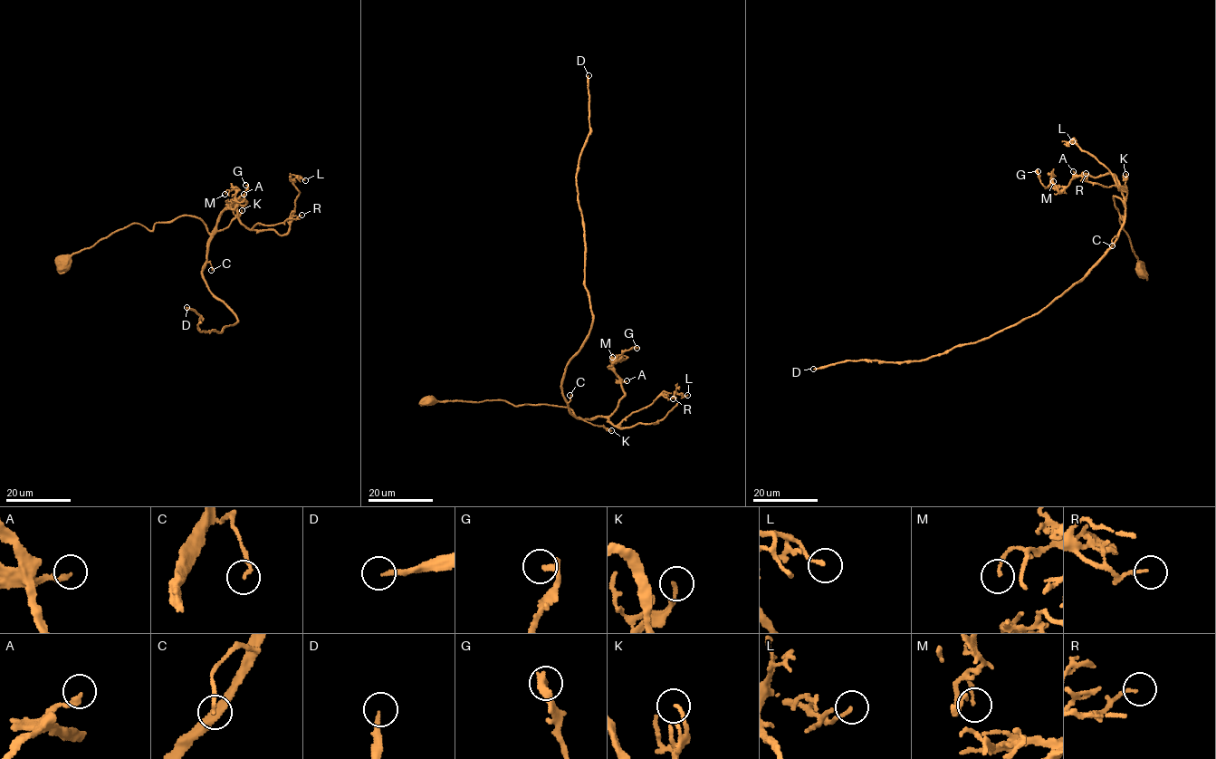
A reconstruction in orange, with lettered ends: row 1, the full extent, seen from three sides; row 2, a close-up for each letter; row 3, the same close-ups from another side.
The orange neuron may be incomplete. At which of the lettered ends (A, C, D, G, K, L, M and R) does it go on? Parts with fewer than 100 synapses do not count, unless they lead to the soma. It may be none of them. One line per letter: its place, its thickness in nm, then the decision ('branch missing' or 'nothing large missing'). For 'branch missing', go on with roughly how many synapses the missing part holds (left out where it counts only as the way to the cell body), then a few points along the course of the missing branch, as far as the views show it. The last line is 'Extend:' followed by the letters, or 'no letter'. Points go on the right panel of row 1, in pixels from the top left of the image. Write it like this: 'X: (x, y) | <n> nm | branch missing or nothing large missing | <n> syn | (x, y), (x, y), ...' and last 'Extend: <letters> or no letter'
A: (1073, 171) | 180 nm | nothing large missing
C: (1112, 245) | 150 nm | nothing large missing
D: (813, 369) | 200 nm | branch missing | 500 syn
G: (1038, 171) | 240 nm | nothing large missing
K: (1125, 174) | 150 nm | nothing large missing
L: (1072, 141) | 150 nm | nothing large missing
M: (1053, 181) | 140 nm | nothing large missing
R: (1086, 173) | 140 nm | nothing large missing
Extend: D

